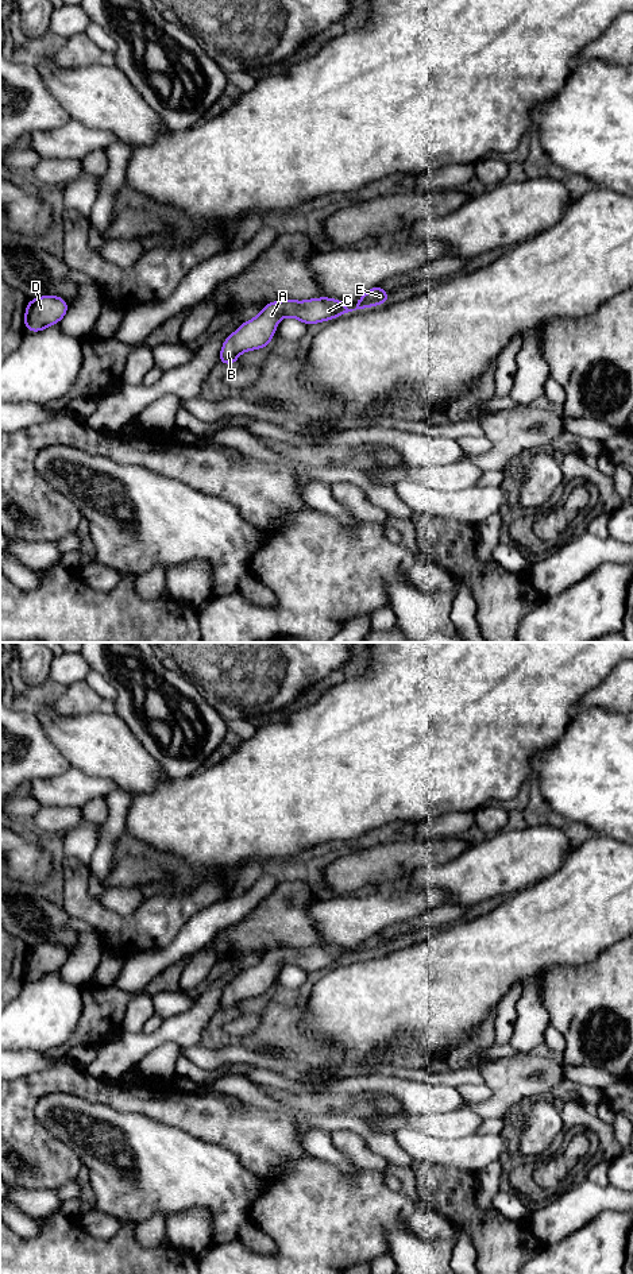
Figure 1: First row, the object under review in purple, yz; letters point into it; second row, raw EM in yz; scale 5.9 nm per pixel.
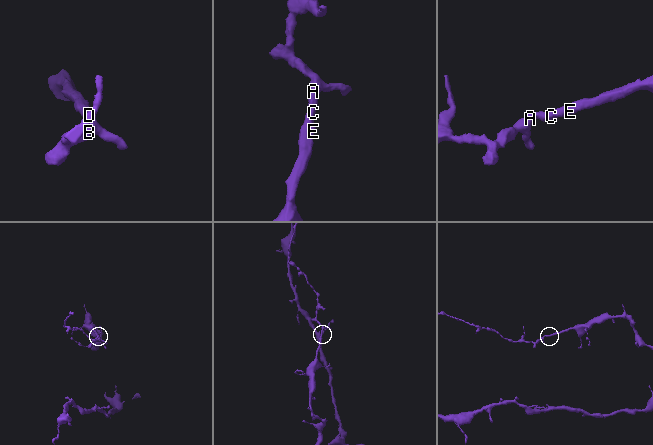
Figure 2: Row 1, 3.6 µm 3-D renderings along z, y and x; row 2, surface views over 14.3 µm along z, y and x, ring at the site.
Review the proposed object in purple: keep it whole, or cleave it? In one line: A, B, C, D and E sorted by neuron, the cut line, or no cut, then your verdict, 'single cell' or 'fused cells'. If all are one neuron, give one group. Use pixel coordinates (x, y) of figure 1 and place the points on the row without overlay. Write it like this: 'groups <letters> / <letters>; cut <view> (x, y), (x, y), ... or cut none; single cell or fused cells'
groups A B C D E; cut none; single cell

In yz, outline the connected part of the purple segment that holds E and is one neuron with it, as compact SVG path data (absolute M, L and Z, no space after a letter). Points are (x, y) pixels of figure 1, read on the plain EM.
M381 933L370 937L367 941L364 941L359 947L358 947L358 951L356 951L356 956L355 957L348 957L346 954L346 950L343 950L341 947L335 947L335 946L328 946L328 945L323 945L323 946L310 946L308 949L296 949L296 947L281 947L281 949L274 949L274 950L270 950L270 951L266 951L263 958L254 966L243 970L232 982L229 982L223 993L221 993L221 999L220 999L220 1009L221 1012L235 1012L236 1008L238 1008L238 1004L246 999L254 999L254 997L259 997L259 996L263 996L263 995L269 995L270 992L270 988L271 985L275 982L275 978L277 978L277 972L279 970L279 968L282 965L296 965L298 966L301 970L306 972L306 973L312 973L312 972L316 972L316 970L320 970L320 969L329 969L337 964L341 964L344 961L348 961L348 960L352 960L352 958L356 958L356 957L364 957L364 956L370 956L370 954L377 954L377 953L381 953L381 951L385 951L387 950L390 946L390 943L382 937Z

